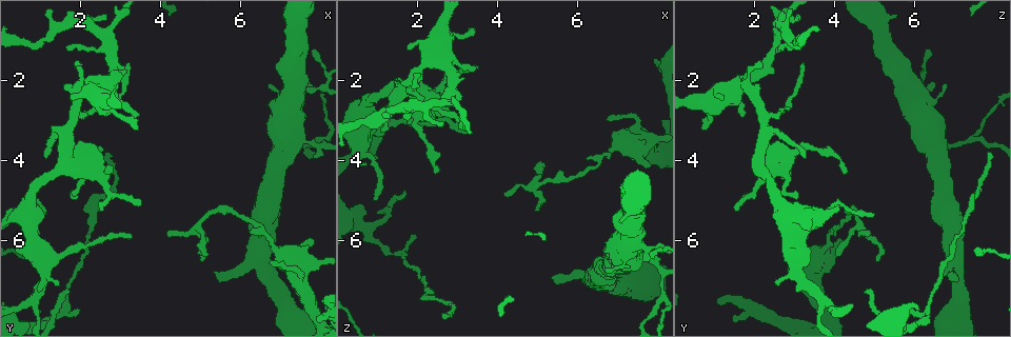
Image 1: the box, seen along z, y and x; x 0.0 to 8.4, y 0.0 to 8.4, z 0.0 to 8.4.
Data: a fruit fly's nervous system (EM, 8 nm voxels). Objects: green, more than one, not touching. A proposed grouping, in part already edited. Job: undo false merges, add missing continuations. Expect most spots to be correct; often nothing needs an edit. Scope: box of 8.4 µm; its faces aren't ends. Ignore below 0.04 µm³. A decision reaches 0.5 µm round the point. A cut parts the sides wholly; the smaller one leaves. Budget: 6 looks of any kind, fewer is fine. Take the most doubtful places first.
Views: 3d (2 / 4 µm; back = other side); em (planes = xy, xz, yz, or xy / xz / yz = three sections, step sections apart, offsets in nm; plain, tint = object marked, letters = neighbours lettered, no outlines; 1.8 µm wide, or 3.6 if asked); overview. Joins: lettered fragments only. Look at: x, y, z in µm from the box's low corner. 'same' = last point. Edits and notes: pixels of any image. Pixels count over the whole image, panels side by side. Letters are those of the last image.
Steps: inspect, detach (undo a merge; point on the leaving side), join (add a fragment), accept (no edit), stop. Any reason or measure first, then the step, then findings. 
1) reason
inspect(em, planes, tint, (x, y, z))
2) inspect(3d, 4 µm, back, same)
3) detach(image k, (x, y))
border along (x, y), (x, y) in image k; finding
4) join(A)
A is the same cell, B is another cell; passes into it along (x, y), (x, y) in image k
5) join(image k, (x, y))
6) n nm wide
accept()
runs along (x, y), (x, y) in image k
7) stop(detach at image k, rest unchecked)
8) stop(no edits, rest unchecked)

free end
inspect(3d, 4 µm, (5.40, 6.75, 6.90))

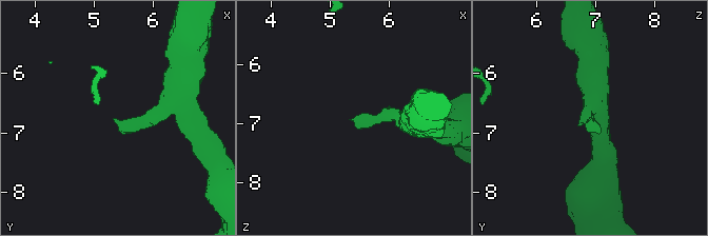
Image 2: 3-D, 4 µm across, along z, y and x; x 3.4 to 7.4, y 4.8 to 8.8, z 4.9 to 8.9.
now the EM
inspect(em, planes, letters, (5.35, 6.75, 6.95))

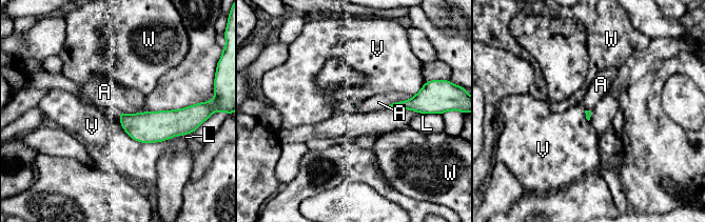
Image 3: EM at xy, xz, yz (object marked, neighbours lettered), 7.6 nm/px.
V touches over 480 nm
accept()
A, L, V and W are other cells; none of them fits

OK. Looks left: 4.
free end
inspect(em, xy, step 8, tint, (7.80, 5.90, 4.15))

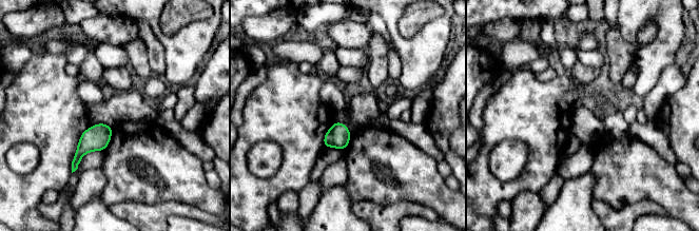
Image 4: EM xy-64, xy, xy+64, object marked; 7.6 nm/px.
inspect(em, planes, letters, same)

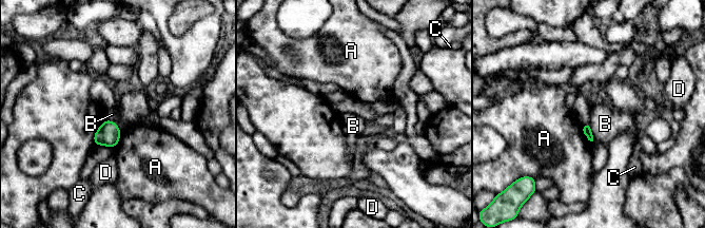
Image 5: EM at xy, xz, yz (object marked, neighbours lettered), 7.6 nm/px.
B touches over 180 nm
accept()
A, B, C and D are other cells; no lettered fragment goes on from it

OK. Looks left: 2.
sharp bend
inspect(3d, 4 µm, (1.60, 4.10, 2.05))

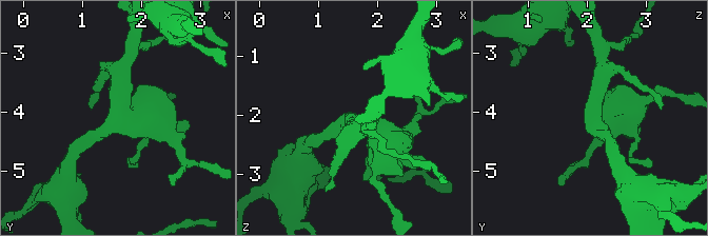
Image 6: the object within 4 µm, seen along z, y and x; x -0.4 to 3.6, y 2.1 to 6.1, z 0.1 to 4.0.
3 arms; arms of 220, 280, 460 nm
inspect(em, planes, letters, (1.55, 4.15, 2.10))

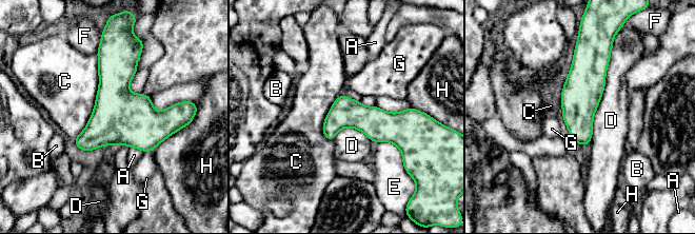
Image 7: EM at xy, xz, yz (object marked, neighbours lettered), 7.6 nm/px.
accept()
A, B, C, D, E, F, G and H are other cells; border along (612, 49), (589, 143) in image 7; continuous, no second neuron

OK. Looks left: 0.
stop(no edits, rest unchecked)

